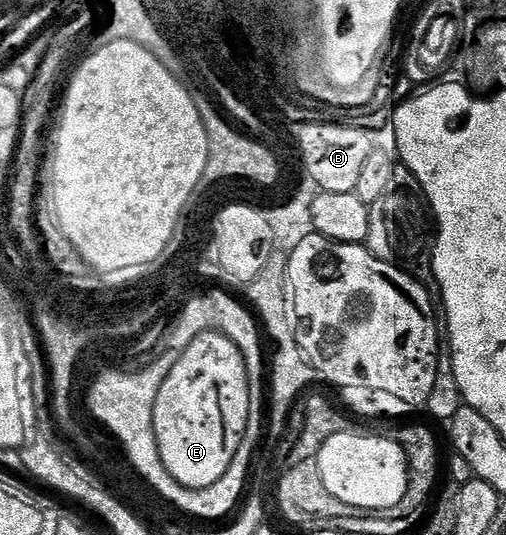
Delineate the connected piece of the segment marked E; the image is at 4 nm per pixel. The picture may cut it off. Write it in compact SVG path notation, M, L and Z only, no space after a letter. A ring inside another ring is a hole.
M211 330L198 335L190 344L190 348L177 353L174 368L170 368L170 376L166 376L166 380L162 380L162 388L158 388L158 396L154 400L154 436L158 440L158 452L162 456L162 464L166 468L166 472L170 472L170 476L174 476L174 480L187 490L201 490L210 488L210 484L218 484L218 480L222 480L222 476L226 476L226 468L230 468L230 460L234 460L244 439L244 433L248 429L250 429L250 388L248 387L248 373L243 352L224 334Z

